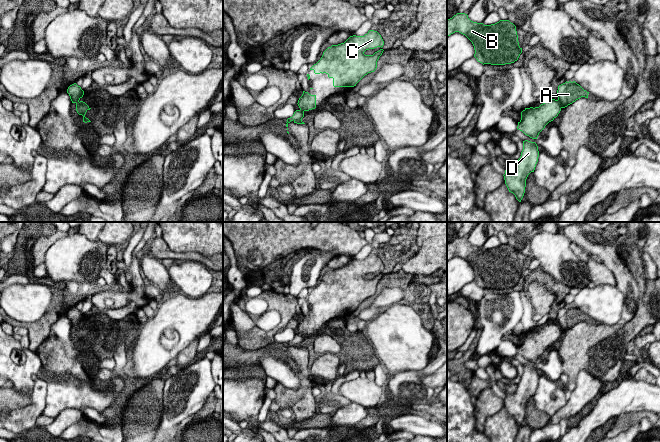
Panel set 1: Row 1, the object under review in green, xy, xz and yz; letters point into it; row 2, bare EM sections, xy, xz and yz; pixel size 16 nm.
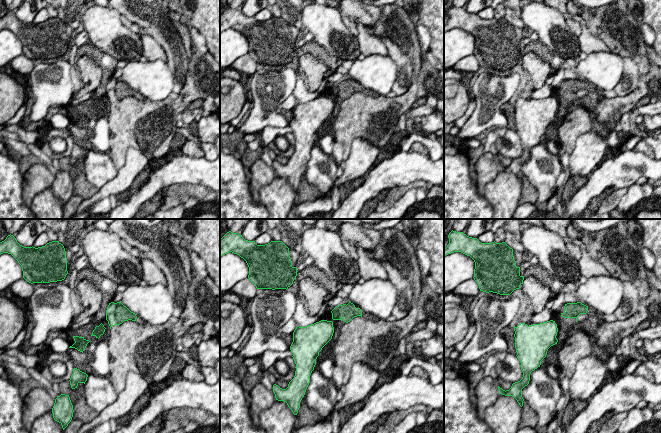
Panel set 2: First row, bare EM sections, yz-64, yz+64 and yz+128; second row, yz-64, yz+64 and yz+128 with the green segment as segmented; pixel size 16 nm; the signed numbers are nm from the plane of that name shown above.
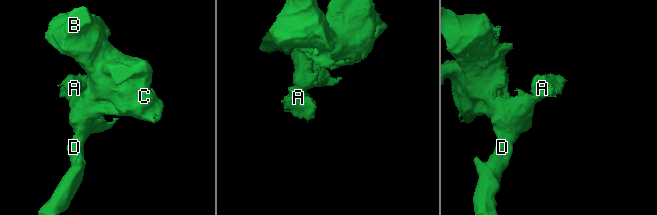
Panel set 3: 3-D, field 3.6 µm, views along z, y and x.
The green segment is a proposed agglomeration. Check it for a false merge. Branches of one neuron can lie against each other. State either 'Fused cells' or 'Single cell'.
Fused cells

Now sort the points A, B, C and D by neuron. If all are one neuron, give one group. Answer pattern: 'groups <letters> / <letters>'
groups A / B C D

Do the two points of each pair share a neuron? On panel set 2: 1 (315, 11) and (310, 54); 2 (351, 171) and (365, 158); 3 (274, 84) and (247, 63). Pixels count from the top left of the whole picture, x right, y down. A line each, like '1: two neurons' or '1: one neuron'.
1: one neuron
2: one neuron
3: two neurons

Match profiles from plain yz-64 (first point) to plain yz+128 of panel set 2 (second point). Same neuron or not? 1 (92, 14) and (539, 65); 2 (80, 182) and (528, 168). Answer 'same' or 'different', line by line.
1: same
2: different

